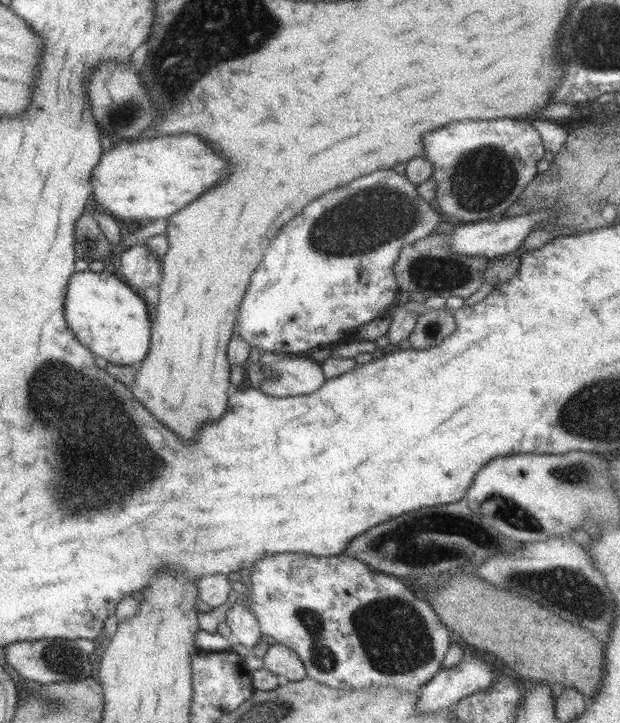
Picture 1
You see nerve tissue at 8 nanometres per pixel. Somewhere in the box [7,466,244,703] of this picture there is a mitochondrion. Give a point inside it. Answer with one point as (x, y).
(60, 657)

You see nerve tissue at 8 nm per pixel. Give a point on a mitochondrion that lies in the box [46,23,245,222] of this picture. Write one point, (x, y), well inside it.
(127, 114)

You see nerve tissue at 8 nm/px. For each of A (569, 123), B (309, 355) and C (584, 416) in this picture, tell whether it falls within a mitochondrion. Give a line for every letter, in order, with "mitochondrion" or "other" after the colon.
A: other
B: other
C: mitochondrion

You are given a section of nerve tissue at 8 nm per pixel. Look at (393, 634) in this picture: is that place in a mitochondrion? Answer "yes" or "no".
yes

